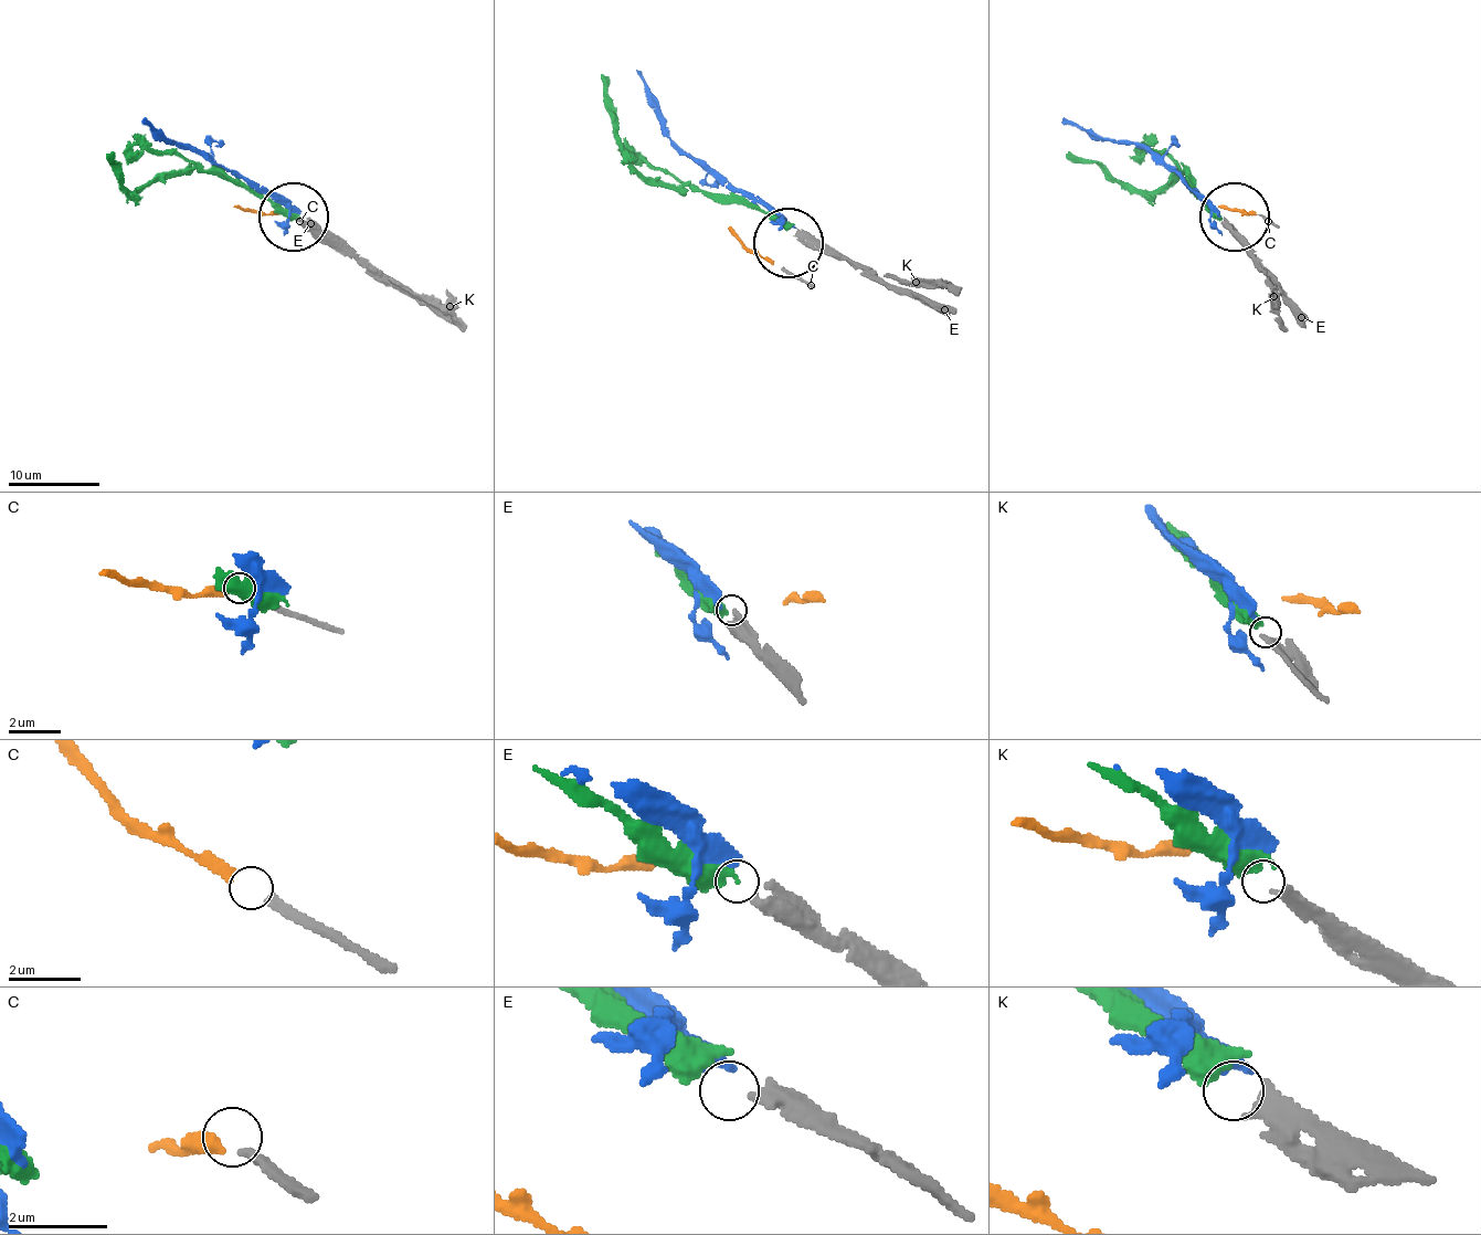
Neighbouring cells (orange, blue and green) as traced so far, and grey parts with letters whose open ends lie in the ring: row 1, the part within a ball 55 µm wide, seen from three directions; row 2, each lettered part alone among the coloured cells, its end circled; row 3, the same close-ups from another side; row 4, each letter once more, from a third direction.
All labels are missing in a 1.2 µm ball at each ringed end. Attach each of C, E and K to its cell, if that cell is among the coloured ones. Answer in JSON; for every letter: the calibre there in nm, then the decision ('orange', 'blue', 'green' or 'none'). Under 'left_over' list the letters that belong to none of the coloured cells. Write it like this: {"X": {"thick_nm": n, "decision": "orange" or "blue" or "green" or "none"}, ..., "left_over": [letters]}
{"C": {"thick_nm": 220, "decision": "orange"}, "E": {"thick_nm": 360, "decision": "blue"}, "K": {"thick_nm": 320, "decision": "green"}, "left_over": []}

